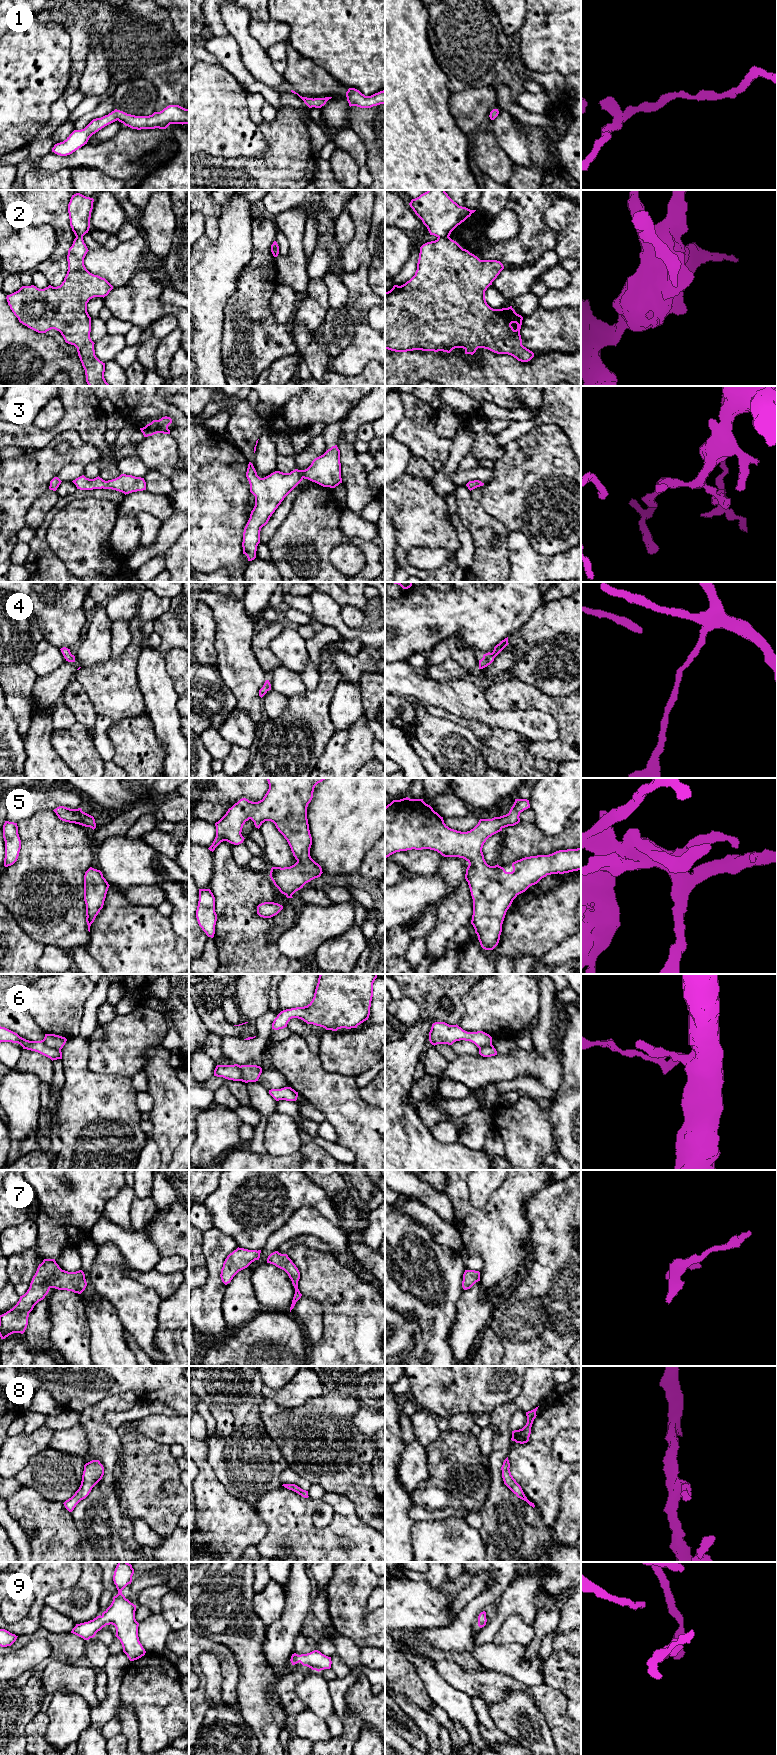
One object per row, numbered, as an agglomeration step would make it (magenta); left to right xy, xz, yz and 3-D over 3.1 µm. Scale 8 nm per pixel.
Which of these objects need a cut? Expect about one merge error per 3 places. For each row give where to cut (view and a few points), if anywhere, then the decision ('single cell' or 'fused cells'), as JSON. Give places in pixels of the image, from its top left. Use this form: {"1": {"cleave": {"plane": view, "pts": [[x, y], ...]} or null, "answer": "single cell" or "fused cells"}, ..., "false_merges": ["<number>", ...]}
{"1": {"cleave": null, "answer": "single cell"}, "2": {"cleave": {"plane": "yz", "pts": [[438, 236], [448, 237]]}, "answer": "fused cells"}, "3": {"cleave": null, "answer": "single cell"}, "4": {"cleave": null, "answer": "single cell"}, "5": {"cleave": null, "answer": "single cell"}, "6": {"cleave": {"plane": "xy", "pts": [[42, 1040], [47, 1045], [60, 1050]]}, "answer": "fused cells"}, "7": {"cleave": null, "answer": "single cell"}, "8": {"cleave": null, "answer": "single cell"}, "9": {"cleave": null, "answer": "single cell"}, "false_merges": ["2", "6"]}

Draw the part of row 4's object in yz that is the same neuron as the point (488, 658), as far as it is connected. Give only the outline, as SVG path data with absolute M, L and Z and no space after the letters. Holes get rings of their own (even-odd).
M508 637L502 640L499 644L494 647L492 653L488 652L483 655L483 658L479 660L479 669L483 669L490 665L494 658L508 645Z

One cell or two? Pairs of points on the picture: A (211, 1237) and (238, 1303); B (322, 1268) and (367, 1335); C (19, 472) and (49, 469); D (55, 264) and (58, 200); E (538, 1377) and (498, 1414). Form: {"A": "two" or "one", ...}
{"A": "two", "B": "one", "C": "one", "D": "one", "E": "one"}

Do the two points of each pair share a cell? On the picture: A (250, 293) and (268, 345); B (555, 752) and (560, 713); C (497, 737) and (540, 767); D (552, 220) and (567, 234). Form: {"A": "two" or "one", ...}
{"A": "one", "B": "one", "C": "one", "D": "one"}

